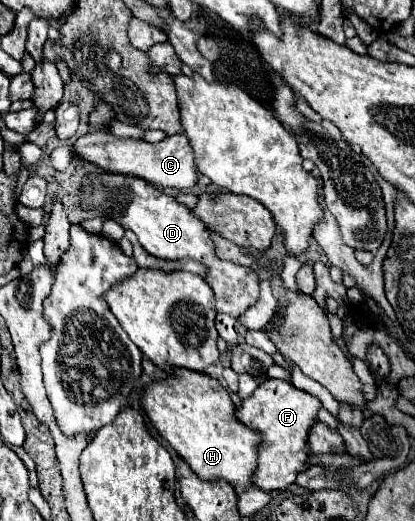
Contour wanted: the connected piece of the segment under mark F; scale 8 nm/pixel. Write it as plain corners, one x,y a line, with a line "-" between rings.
269,378
261,382
251,398
243,400
237,408
237,420
249,428
255,428
263,436
263,450
259,452
259,468
255,472
255,486
261,490
285,490
295,484
301,470
309,470
307,458
307,438
311,426
317,424
317,414
321,410
321,400
295,388
291,382

